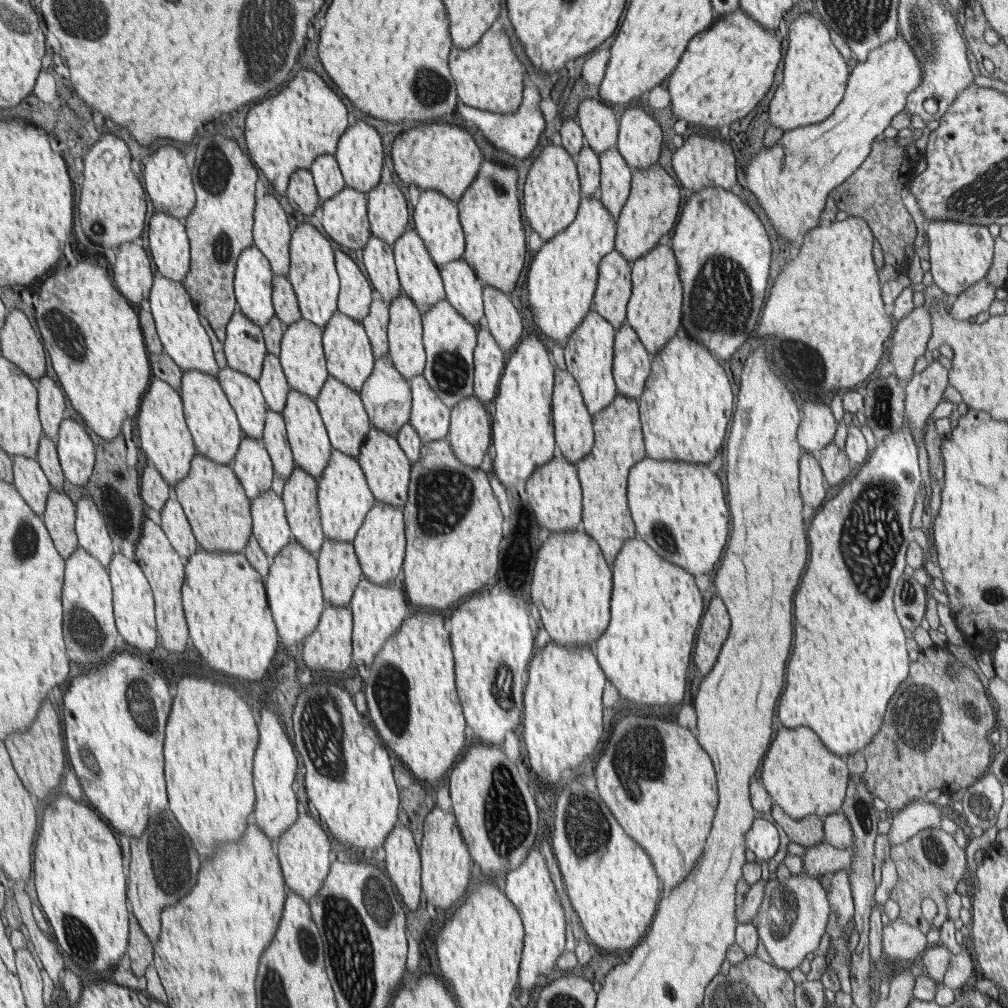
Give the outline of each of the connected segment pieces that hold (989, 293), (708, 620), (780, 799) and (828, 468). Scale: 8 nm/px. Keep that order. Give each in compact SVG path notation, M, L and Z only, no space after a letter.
M986 278L975 282L964 292L954 297L949 313L958 320L966 320L986 312L996 296L996 286L990 284Z
M715 595L700 625L694 655L695 665L702 675L708 674L718 662L720 651L731 632L731 615L724 601Z
M781 726L764 759L760 778L774 804L784 809L792 819L808 816L823 819L839 813L847 793L849 773L846 759L833 755L811 728Z
M834 442L818 452L817 460L828 486L835 486L844 482L852 472L851 462L846 451L839 448Z

